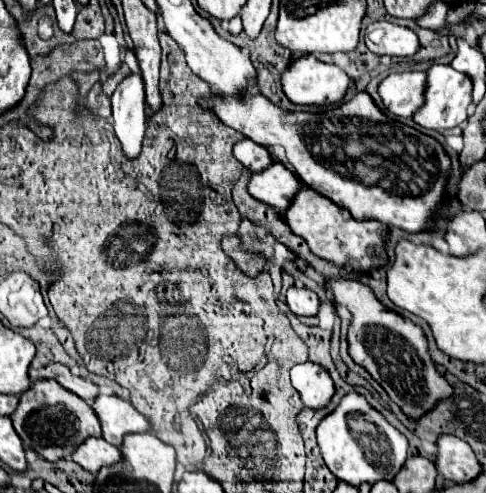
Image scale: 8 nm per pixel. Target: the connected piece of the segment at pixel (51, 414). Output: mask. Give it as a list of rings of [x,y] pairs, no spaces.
[[[50,378],[34,382],[32,388],[20,396],[20,404],[12,416],[14,428],[22,442],[26,444],[26,448],[32,448],[50,462],[72,456],[72,452],[76,452],[76,448],[86,438],[102,436],[102,426],[94,408],[80,396],[76,396],[74,392],[66,390],[56,380]]]

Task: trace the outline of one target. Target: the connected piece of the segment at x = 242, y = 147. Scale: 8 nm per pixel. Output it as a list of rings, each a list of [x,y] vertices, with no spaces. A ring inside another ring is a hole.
[[[242,140],[240,144],[234,146],[234,156],[252,172],[262,172],[268,166],[272,166],[272,156],[268,154],[268,150],[264,150],[260,144],[252,142],[252,140]]]

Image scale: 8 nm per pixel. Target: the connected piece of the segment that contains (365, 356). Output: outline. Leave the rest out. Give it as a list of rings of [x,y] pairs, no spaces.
[[[328,280],[326,288],[332,292],[336,304],[346,306],[354,318],[348,330],[350,356],[356,364],[364,366],[370,376],[388,392],[388,396],[406,412],[418,420],[444,396],[452,396],[452,386],[436,372],[436,366],[428,354],[426,336],[420,326],[402,318],[400,314],[384,308],[372,290],[356,280]]]

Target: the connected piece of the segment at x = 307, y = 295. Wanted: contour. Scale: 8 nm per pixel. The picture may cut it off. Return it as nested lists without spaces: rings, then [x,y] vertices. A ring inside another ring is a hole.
[[[290,286],[286,292],[286,304],[296,316],[314,316],[318,312],[320,300],[318,300],[316,292],[312,292],[308,288]]]

